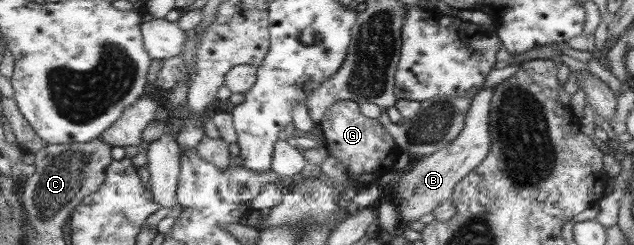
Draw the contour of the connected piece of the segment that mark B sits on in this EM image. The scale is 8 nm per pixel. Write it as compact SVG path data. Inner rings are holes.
M496 86L482 88L472 99L470 111L467 113L465 129L452 144L438 153L422 157L414 166L393 172L388 171L378 181L381 188L388 187L395 196L394 203L399 209L402 227L412 221L419 221L422 216L434 213L445 201L453 200L453 194L458 183L472 171L481 166L488 158L492 148L492 133L490 133L490 115Z

